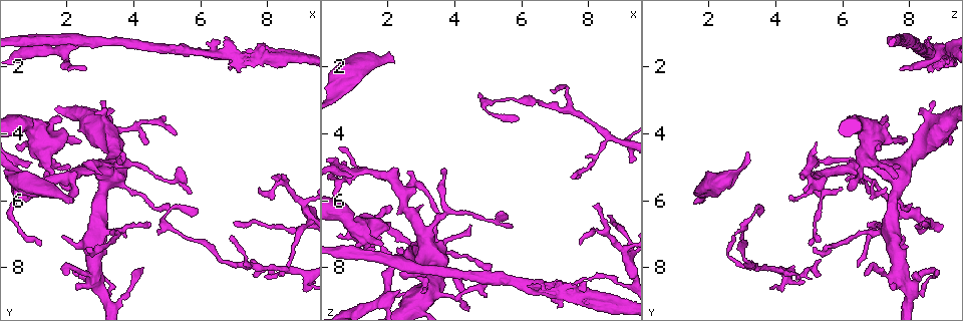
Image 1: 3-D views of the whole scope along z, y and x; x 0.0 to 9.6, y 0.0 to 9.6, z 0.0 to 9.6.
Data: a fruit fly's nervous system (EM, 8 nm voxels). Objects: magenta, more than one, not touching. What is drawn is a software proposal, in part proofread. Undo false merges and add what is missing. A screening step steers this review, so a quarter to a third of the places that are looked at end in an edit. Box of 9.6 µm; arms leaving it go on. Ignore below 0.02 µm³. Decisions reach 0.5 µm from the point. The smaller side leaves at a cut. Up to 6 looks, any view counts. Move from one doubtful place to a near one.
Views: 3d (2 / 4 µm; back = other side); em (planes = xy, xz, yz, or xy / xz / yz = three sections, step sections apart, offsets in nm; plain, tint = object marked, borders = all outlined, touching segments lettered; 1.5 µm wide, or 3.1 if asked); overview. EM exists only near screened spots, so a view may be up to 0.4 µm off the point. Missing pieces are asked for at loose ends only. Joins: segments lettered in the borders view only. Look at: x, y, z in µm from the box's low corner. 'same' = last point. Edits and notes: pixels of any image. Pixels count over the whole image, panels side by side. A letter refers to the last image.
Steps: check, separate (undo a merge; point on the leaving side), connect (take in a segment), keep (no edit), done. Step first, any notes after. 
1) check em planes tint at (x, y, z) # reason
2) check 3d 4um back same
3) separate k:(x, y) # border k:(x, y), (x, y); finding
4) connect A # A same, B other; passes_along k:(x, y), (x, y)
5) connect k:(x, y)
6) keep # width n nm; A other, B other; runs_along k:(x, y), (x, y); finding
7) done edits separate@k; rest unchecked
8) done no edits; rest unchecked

check 3d 2um back at (8.85, 6.80, 8.50) # calibre changes

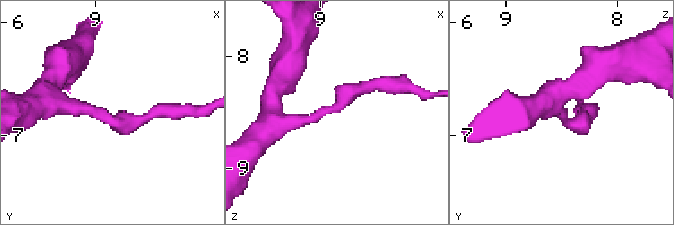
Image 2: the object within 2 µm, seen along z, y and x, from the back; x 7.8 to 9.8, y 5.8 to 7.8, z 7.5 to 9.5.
check em planes tint at (8.86, 6.82, 8.46)

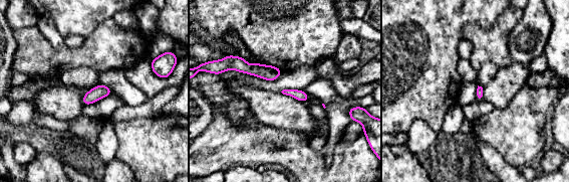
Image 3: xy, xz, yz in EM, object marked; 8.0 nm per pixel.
check em planes borders same

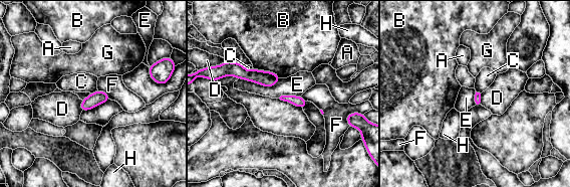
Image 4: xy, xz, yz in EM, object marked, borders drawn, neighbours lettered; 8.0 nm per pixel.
keep # A other, B other, C other, D other, E other, F other, G other, H other; border 4:(239, 77), (264, 85), (280, 78); all the same neuron

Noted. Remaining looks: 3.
check em xz step 4 borders at (3.65, 4.55, 5.05) # tapers out

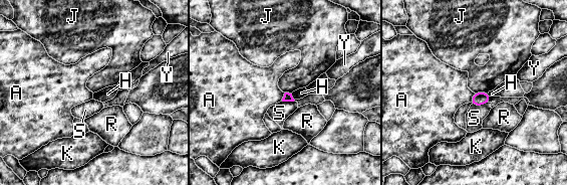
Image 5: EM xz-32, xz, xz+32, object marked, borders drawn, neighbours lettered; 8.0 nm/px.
keep # longest_contact S 140 nm; A other, H other, J other, K other, R other, S other, Y other; border 5:(474, 93), (470, 102); no lettered segment goes on from it

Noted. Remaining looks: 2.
check em planes borders at (2.45, 1.35, 8.70) # free end

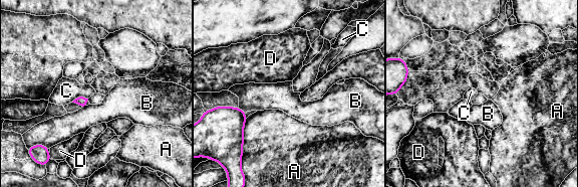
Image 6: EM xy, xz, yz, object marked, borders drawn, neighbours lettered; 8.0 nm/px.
keep # A other, B other, C other, D other; border 6:(87, 98), (77, 97), (71, 102); none of them fits

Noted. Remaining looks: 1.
done no edits; rest unchecked

